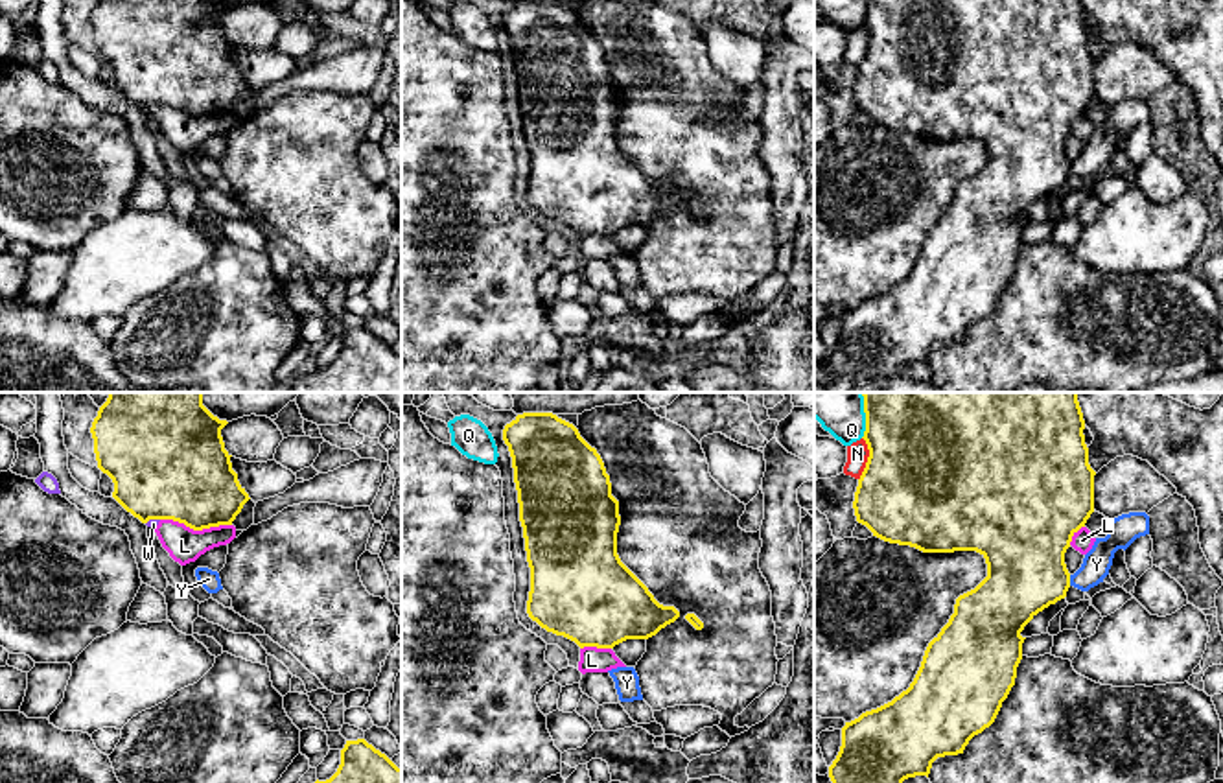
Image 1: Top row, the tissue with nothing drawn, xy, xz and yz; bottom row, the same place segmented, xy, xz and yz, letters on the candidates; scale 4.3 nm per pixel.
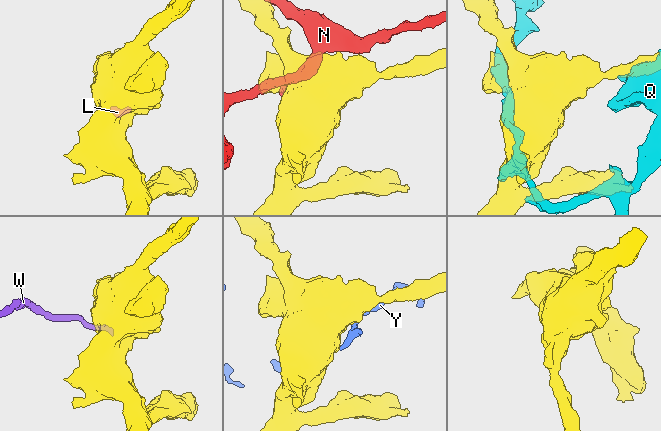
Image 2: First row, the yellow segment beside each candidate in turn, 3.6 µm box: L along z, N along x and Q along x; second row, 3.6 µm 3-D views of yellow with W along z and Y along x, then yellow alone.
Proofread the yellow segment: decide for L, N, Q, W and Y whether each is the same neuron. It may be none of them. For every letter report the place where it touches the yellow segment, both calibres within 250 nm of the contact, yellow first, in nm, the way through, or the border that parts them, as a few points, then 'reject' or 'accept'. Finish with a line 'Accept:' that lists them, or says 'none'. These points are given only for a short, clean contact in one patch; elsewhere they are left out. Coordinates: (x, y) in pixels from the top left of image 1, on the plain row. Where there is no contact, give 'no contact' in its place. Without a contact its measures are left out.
L: xy (196, 116) | 420/150 nm | along xy (161, 105), (172, 105), (194, 116), (231, 113) | reject
N: yz (868, 46) | 500/100 nm | reject
Q: yz (866, 13) | 400/140 nm | reject
W: xy (151, 105) | 460/40 nm | along xy (159, 105), (151, 105), (146, 111) | reject
Y: yz (1069, 168) | 360/120 nm | along yz (1069, 163), (1071, 172) | reject
Accept: none

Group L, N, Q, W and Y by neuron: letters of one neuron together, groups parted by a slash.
L W / N / Q / Y

